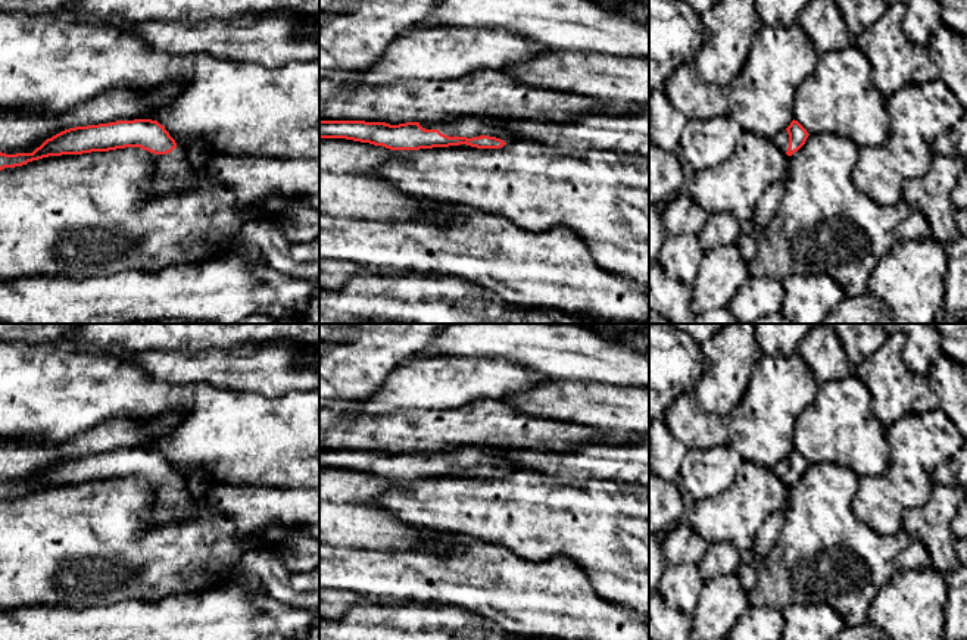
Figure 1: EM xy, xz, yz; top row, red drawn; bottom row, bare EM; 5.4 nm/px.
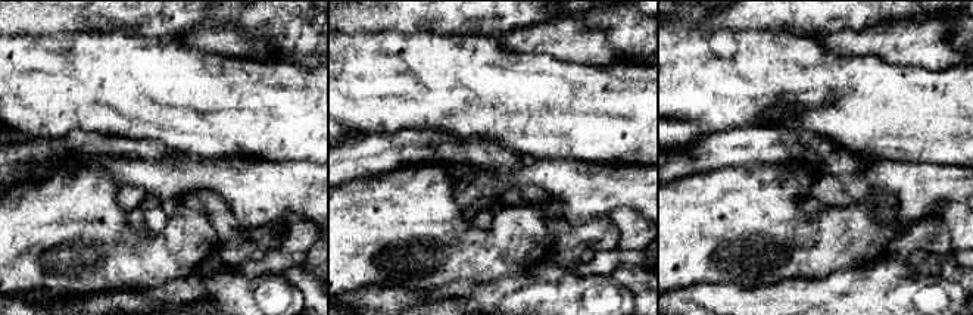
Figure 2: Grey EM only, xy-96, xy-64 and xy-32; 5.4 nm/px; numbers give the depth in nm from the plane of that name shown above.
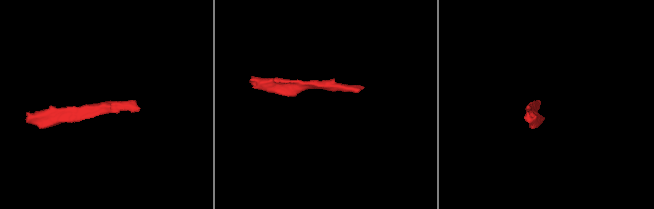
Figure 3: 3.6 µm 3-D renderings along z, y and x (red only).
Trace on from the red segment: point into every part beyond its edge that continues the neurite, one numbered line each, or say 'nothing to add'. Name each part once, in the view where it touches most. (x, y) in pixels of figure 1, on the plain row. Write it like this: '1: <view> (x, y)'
1: xz (468, 456)

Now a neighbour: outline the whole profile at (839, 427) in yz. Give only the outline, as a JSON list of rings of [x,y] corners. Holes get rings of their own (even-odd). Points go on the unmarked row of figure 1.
[[[854,372],[820,385],[815,402],[795,424],[793,449],[808,463],[845,465],[858,477],[888,469],[885,427],[871,410],[871,394]]]

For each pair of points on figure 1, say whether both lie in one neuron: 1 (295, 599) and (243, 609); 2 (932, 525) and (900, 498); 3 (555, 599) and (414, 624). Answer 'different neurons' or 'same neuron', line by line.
1: different neurons
2: different neurons
3: different neurons

